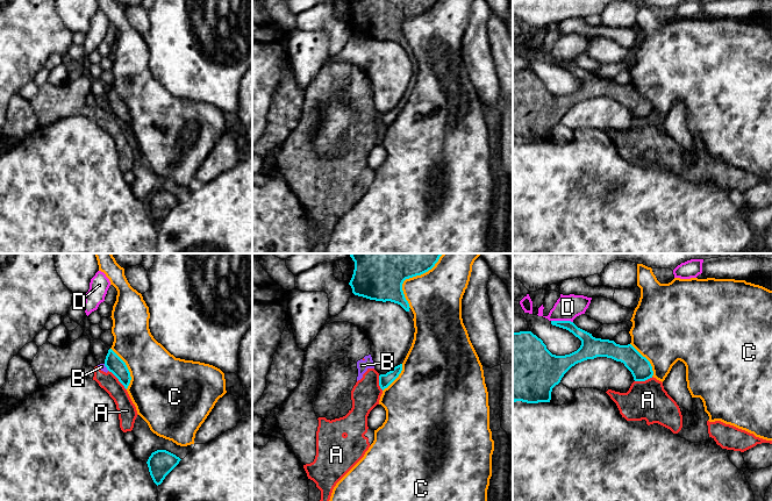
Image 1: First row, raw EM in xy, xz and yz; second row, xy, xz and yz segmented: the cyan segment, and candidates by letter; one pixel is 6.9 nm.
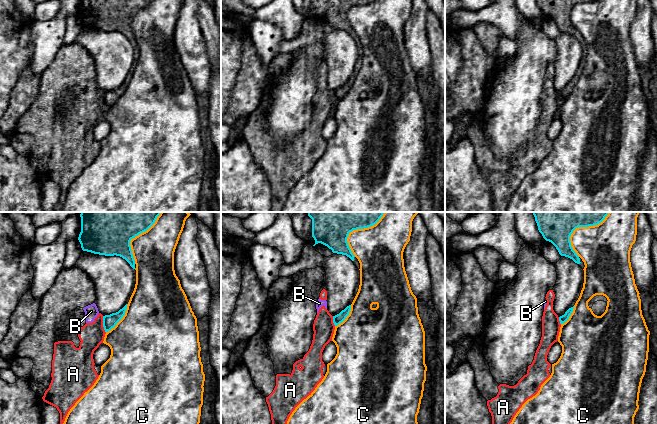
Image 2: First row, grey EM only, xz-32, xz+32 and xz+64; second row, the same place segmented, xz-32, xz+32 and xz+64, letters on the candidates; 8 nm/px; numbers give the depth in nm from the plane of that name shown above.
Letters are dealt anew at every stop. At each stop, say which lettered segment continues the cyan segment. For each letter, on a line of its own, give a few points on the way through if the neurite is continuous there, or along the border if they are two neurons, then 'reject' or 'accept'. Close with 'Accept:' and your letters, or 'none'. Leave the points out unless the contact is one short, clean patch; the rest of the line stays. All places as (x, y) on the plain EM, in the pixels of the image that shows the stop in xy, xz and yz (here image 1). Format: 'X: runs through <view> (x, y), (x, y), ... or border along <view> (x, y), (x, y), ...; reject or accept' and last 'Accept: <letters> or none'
A: border along xy (108, 109), (126, 129); reject
B: border along xy (104, 104), (108, 109); reject
C: reject
D: border along yz (551, 59), (570, 59), (572, 62); reject
Accept: none

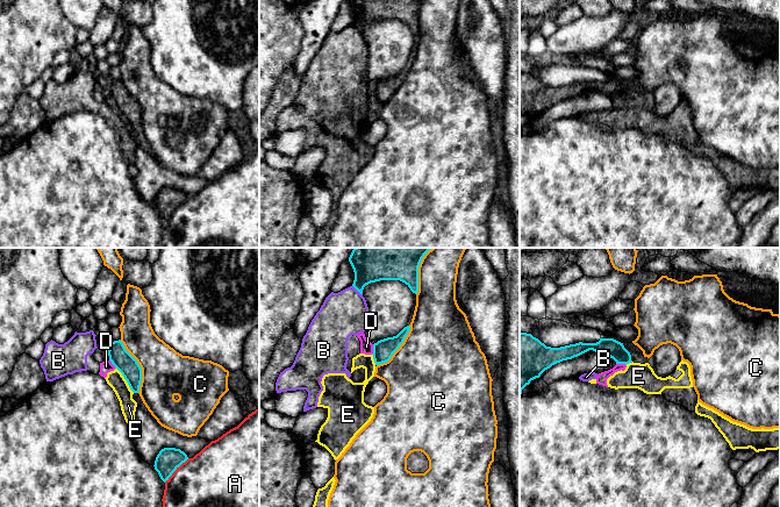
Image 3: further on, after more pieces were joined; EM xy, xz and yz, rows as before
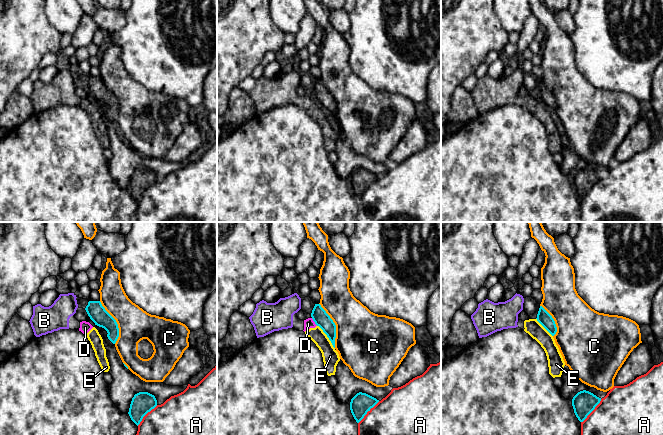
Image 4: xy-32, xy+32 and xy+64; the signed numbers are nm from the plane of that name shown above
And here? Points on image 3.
A: reject
B: border along xz (352, 25), (362, 34); reject
C: reject
D: border along xz (373, 84), (371, 93); reject
E: border along xy (115, 107), (134, 131); reject
Accept: none

